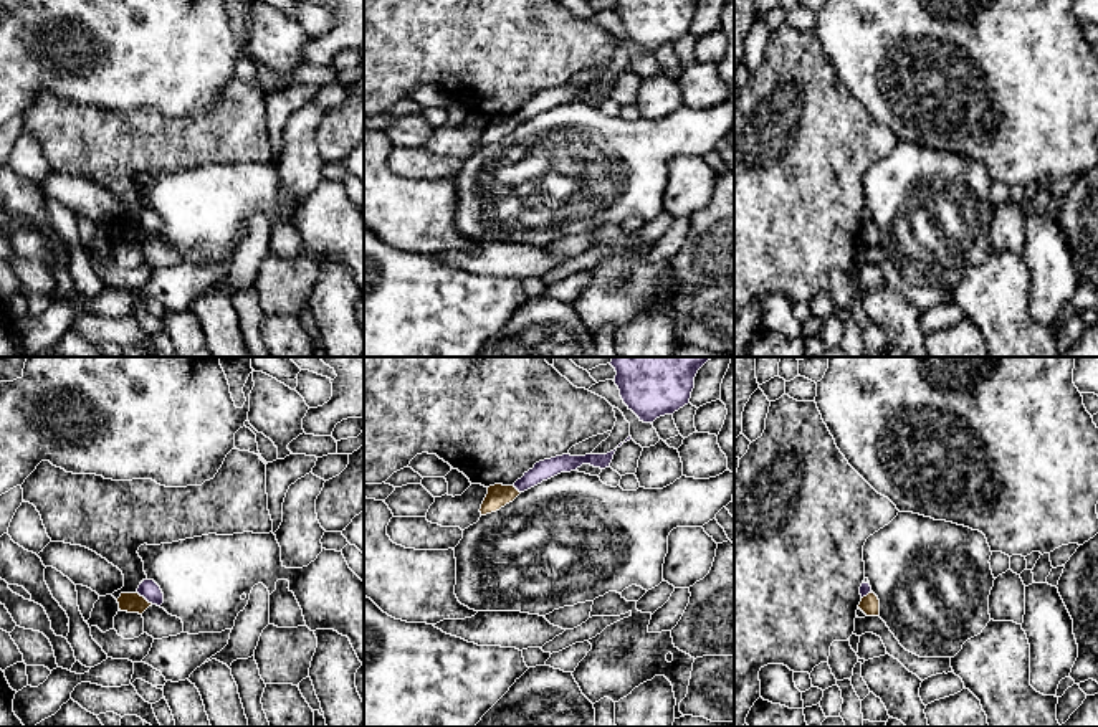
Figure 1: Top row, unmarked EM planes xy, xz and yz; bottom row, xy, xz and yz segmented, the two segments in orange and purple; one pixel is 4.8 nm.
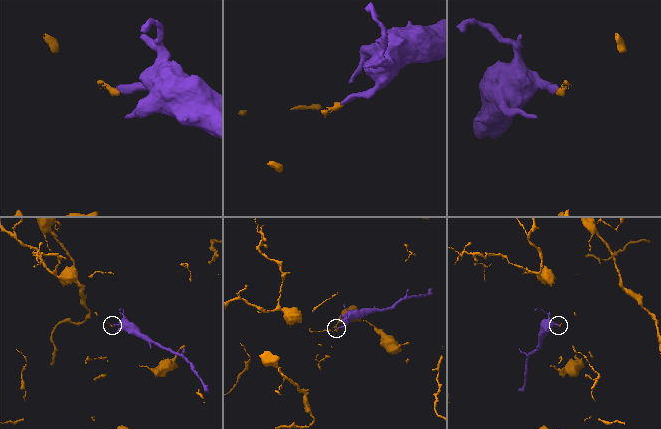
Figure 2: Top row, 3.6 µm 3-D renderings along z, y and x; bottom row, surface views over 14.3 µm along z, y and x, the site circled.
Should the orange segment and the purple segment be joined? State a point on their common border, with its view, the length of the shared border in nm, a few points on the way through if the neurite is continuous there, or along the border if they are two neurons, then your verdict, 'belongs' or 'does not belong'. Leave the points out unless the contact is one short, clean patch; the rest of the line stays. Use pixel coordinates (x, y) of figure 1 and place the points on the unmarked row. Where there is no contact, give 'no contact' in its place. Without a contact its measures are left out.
xy (144, 228) | 100 nm | along xy (138, 222), (152, 233) | does not belong

